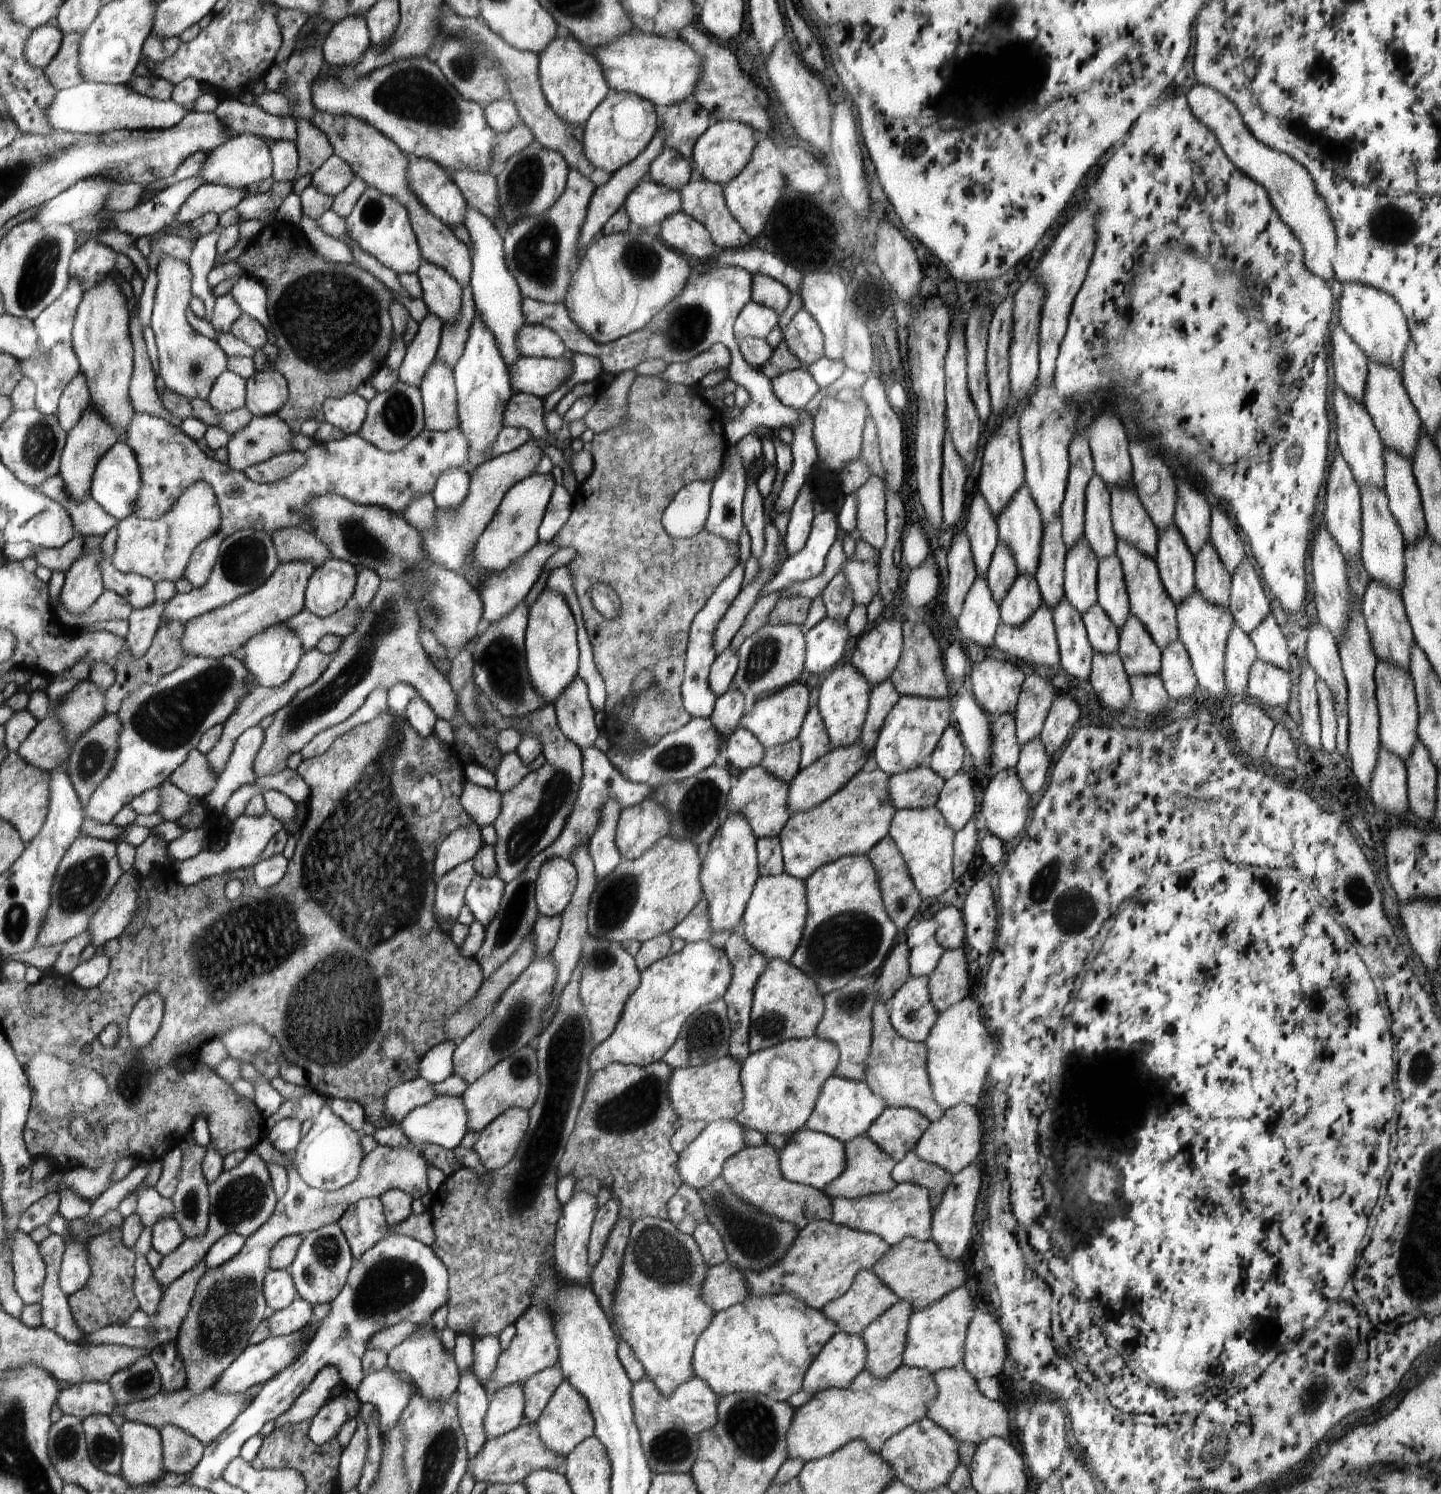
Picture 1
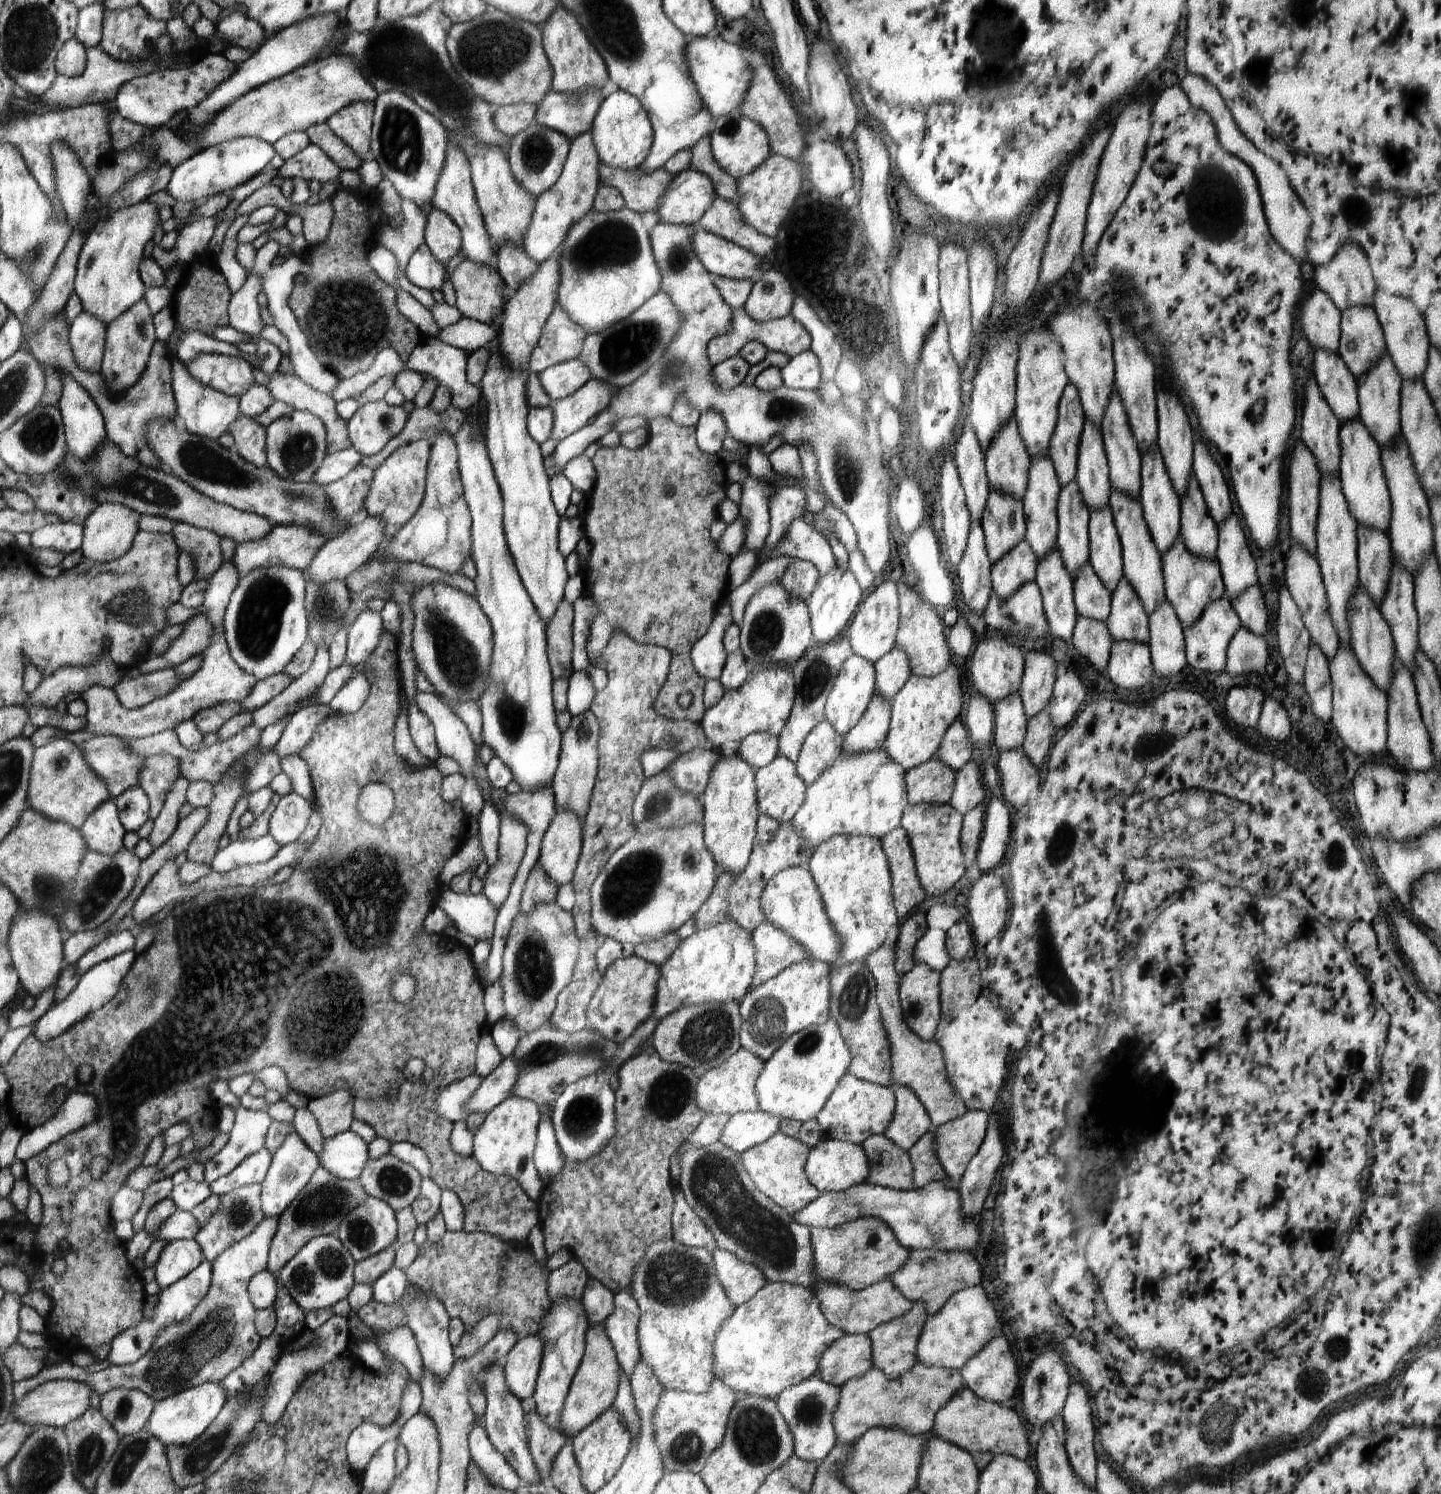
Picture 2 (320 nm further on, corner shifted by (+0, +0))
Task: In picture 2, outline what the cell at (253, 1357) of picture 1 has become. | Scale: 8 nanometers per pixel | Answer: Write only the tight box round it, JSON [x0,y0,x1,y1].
[146,1382,227,1448]

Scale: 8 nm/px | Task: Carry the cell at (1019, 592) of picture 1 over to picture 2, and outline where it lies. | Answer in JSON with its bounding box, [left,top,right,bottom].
[991,540,1038,598]

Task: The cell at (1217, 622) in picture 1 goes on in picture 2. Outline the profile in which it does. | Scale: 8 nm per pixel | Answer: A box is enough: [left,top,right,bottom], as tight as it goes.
[1161,535,1226,629]

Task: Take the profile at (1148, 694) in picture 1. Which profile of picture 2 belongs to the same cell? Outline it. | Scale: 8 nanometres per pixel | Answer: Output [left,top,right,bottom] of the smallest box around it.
[1107,640,1154,690]

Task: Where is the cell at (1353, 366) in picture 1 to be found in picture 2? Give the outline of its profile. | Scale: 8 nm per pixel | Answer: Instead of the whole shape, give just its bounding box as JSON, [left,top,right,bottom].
[1299,287,1341,353]

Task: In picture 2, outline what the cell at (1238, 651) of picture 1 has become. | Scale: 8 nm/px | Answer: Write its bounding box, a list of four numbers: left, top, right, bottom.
[1184,594,1242,674]

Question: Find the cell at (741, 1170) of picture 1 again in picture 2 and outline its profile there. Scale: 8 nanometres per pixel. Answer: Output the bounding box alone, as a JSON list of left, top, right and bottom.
[741,1132,822,1214]

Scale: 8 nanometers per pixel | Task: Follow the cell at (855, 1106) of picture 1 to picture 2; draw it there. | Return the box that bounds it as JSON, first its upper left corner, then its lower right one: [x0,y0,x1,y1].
[817,1073,896,1145]

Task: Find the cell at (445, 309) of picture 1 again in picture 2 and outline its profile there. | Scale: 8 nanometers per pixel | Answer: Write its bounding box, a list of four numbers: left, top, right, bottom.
[424,207,461,266]

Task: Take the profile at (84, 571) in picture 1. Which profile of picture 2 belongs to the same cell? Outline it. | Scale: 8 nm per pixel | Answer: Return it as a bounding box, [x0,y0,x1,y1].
[82,503,141,564]

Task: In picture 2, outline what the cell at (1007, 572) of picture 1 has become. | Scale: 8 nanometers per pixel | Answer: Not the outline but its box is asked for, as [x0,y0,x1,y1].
[980,489,1025,564]

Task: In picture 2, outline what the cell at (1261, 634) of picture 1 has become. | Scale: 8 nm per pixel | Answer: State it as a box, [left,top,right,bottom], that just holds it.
[1230,583,1268,636]

